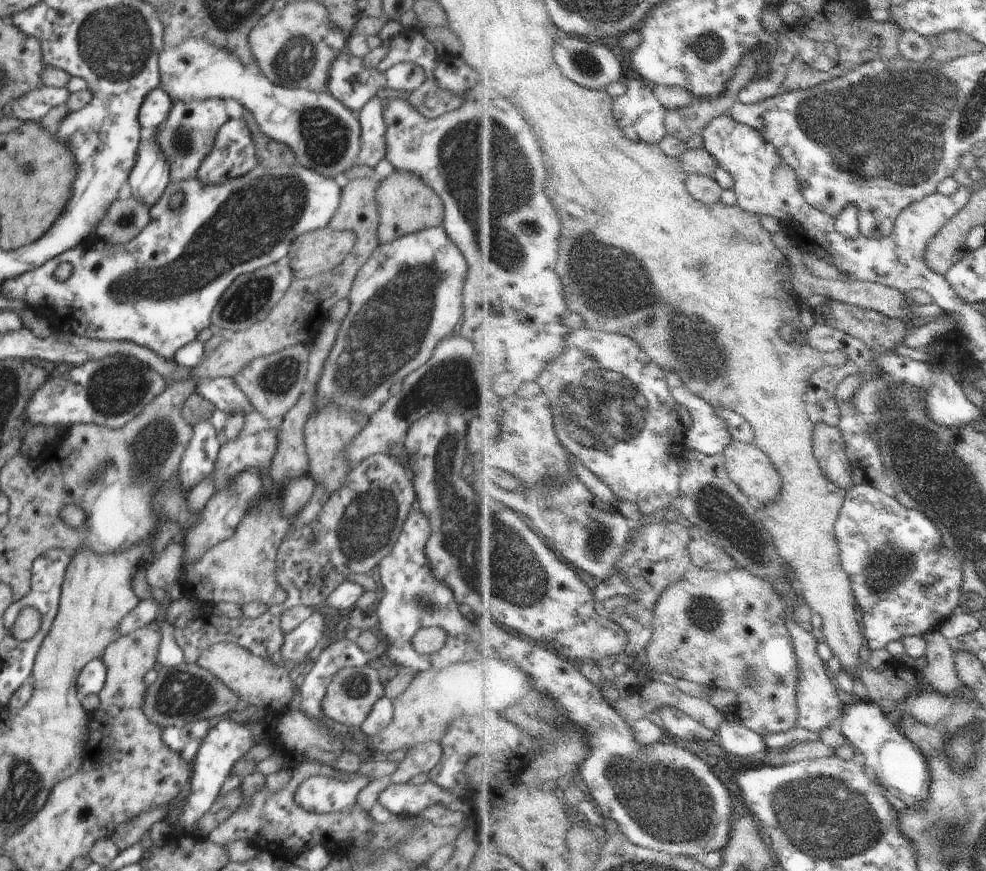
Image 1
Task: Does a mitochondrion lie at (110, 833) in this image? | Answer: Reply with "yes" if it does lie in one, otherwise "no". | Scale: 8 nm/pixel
no

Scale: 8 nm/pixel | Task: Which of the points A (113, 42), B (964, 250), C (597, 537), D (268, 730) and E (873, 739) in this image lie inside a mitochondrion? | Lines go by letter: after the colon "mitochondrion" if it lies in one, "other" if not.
A: mitochondrion
B: other
C: mitochondrion
D: other
E: other

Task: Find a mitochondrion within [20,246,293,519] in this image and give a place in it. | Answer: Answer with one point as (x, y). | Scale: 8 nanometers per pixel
(141, 456)

